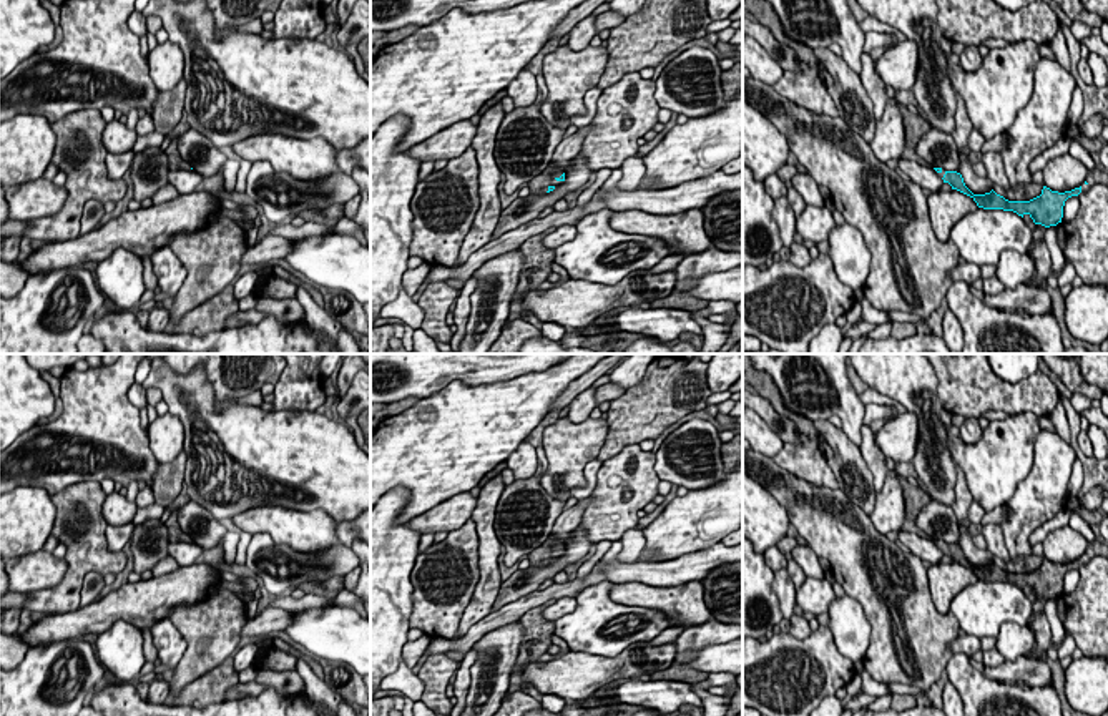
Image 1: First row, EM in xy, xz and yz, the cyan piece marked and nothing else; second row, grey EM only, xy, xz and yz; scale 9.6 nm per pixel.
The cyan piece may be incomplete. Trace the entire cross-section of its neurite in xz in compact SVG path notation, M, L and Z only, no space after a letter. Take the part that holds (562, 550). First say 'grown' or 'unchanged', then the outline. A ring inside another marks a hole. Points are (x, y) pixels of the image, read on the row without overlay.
grown | M548 537L548 540L542 543L538 548L535 548L532 553L528 553L527 558L530 560L530 563L547 560L548 562L547 565L550 565L555 562L553 558L555 552L565 553L565 545Z

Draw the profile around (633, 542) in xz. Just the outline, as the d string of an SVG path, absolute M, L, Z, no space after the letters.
M630 528L626 530L620 538L623 548L618 553L618 562L621 563L638 563L640 557L645 550L646 538L643 535L643 530Z

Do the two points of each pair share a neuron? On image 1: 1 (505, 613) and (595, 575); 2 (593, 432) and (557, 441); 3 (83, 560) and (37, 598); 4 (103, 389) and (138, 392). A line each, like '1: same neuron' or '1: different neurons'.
1: same neuron
2: same neuron
3: same neuron
4: different neurons

